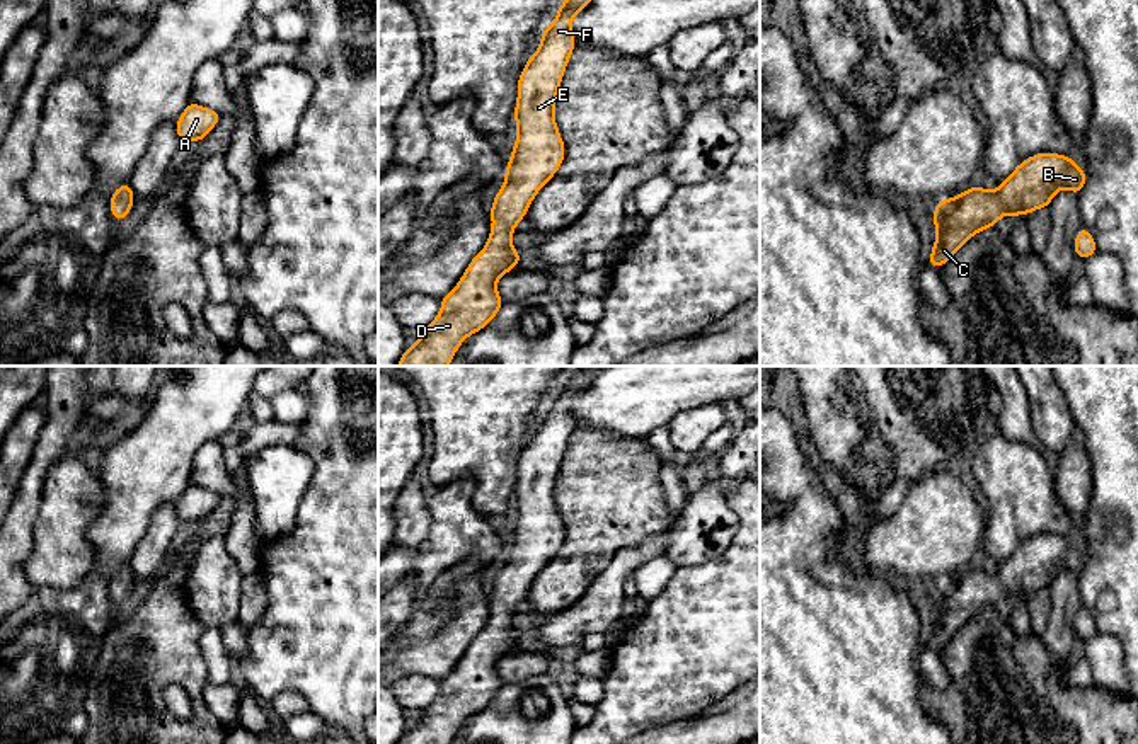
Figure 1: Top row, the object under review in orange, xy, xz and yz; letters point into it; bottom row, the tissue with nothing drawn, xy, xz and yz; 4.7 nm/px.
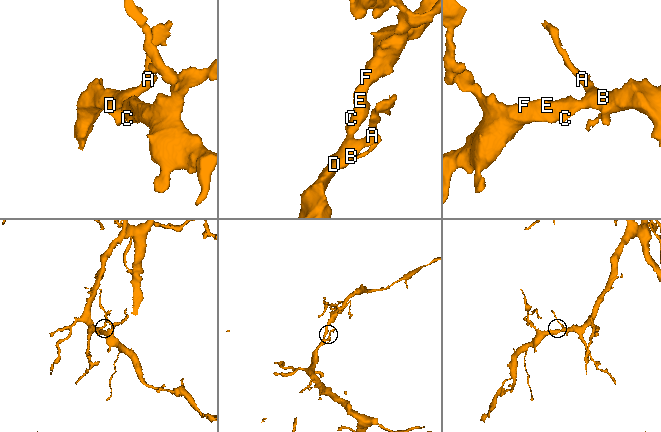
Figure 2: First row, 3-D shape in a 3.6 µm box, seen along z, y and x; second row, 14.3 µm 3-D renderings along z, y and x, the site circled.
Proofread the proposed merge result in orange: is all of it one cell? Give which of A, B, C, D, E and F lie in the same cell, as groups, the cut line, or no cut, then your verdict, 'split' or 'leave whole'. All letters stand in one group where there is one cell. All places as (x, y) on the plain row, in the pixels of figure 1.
A B C D E F; no cut; leave whole

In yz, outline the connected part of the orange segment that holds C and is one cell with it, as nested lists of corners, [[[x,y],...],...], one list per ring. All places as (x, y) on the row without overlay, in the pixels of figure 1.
[[[1043,533],[1020,543],[995,574],[971,567],[937,582],[932,592],[937,618],[928,645],[940,650],[973,616],[993,610],[1003,596],[1027,598],[1048,589],[1063,569],[1078,577],[1085,564],[1087,552],[1080,552],[1070,536]]]

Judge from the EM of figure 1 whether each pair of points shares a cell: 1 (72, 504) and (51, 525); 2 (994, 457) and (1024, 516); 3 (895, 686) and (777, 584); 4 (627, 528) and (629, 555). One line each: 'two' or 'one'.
1: one
2: one
3: one
4: two

